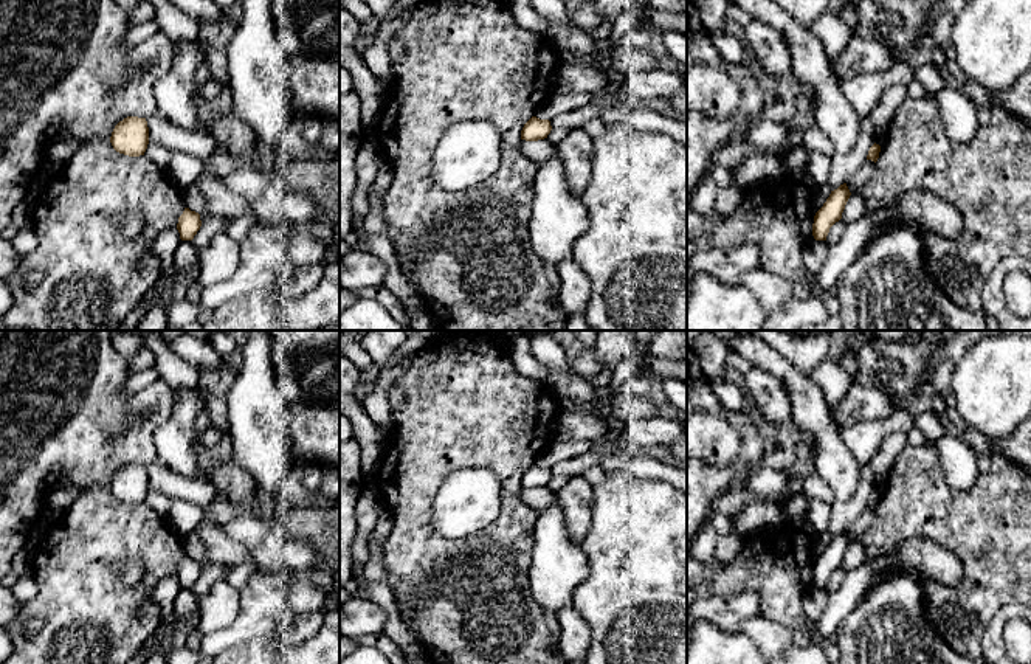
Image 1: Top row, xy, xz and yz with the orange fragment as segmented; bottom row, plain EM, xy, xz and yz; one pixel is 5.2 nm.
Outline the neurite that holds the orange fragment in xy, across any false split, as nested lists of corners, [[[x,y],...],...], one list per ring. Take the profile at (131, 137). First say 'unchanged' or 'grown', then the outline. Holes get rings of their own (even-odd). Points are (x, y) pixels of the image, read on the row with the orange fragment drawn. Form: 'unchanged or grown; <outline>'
unchanged; [[[127,116],[119,121],[110,137],[113,149],[129,157],[144,155],[149,144],[146,118]]]

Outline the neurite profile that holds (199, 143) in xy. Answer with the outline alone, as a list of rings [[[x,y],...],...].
[[[155,112],[146,118],[149,141],[158,143],[169,150],[178,150],[208,160],[219,147],[219,143],[206,130],[183,129]]]

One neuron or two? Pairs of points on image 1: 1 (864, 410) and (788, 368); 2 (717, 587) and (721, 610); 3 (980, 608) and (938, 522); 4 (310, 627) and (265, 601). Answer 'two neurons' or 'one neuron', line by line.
1: two neurons
2: two neurons
3: one neuron
4: two neurons

